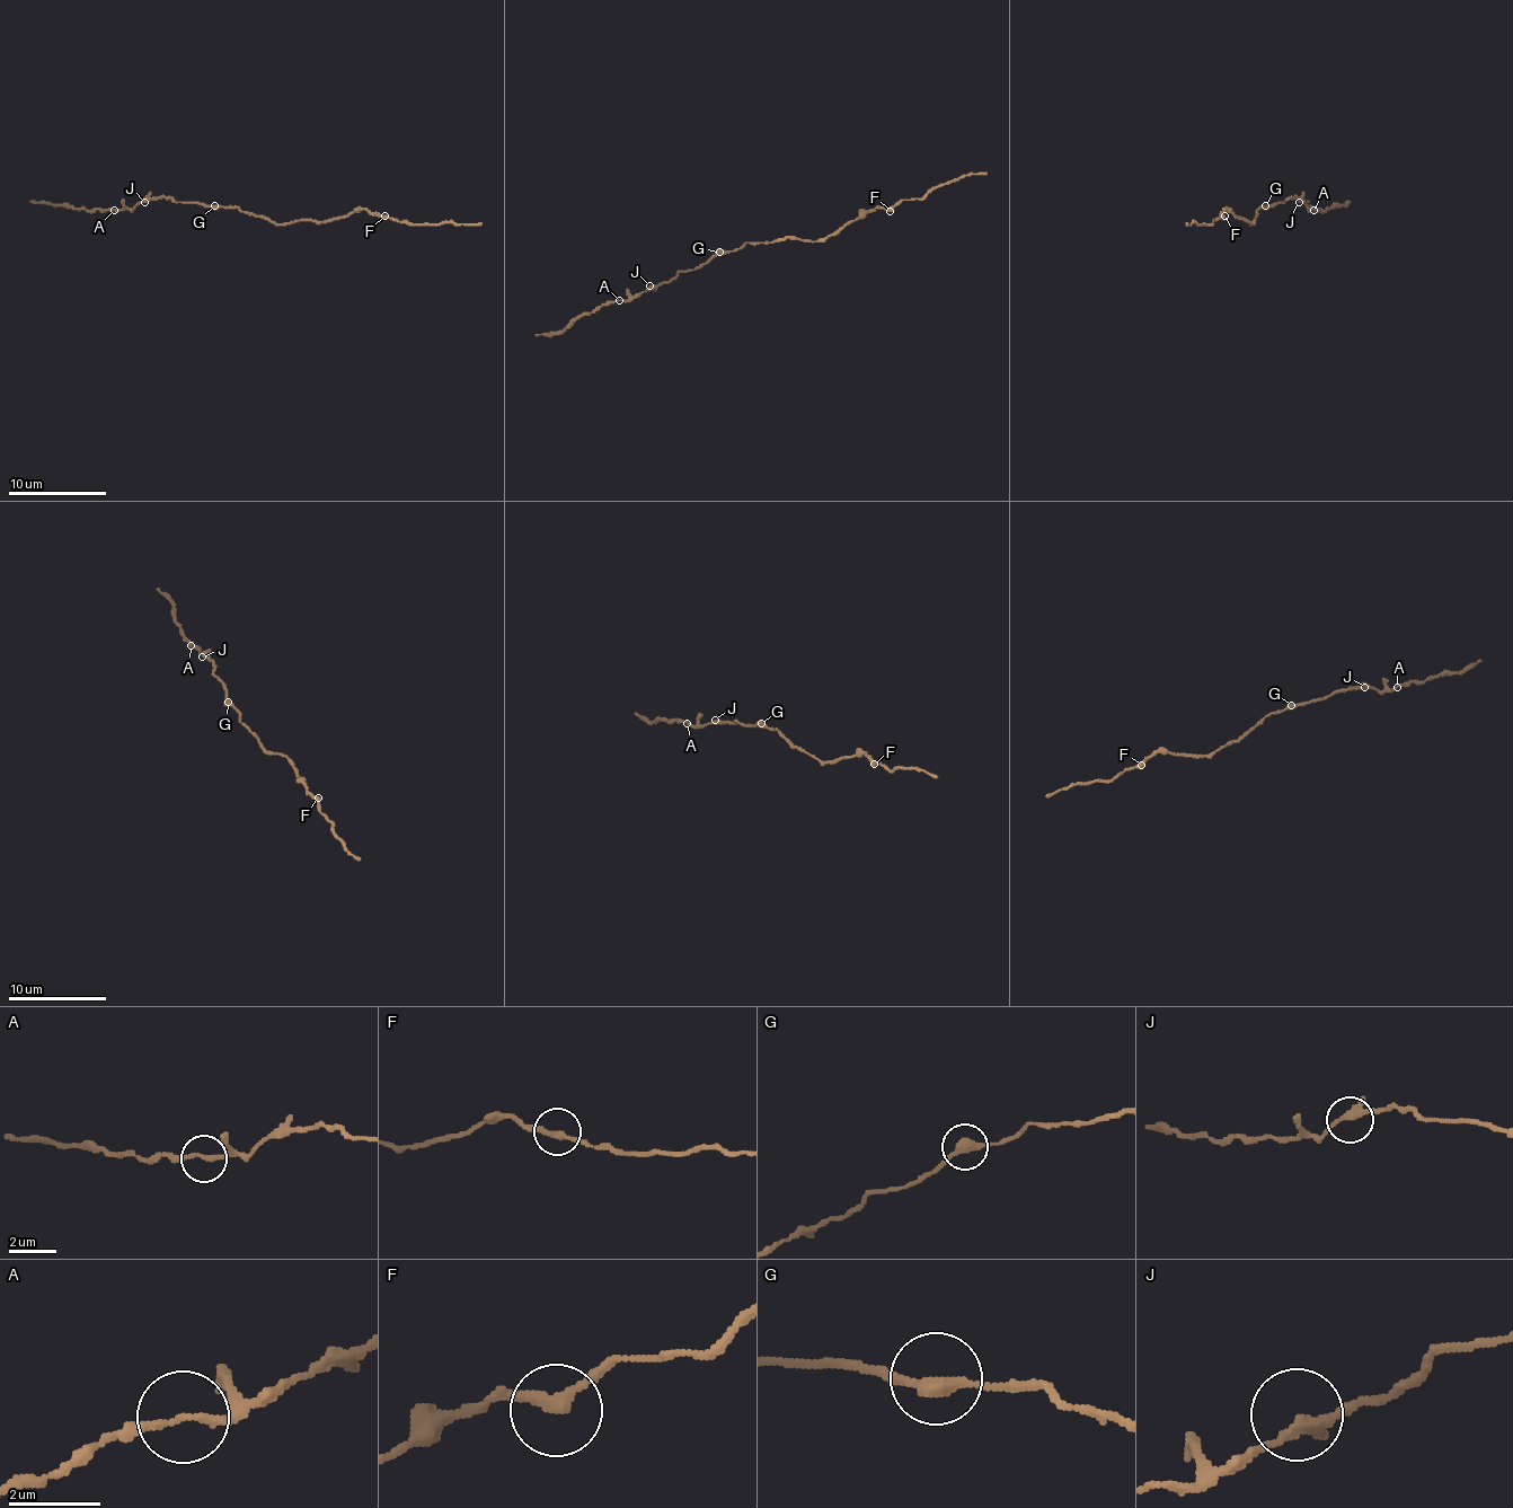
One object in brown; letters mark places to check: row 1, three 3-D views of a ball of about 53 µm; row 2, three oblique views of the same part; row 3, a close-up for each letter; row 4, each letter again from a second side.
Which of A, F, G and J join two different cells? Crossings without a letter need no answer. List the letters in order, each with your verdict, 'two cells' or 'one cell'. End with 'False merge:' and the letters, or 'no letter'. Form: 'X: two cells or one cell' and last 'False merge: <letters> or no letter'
A: one cell
F: one cell
G: one cell
J: one cell
False merge: no letter

